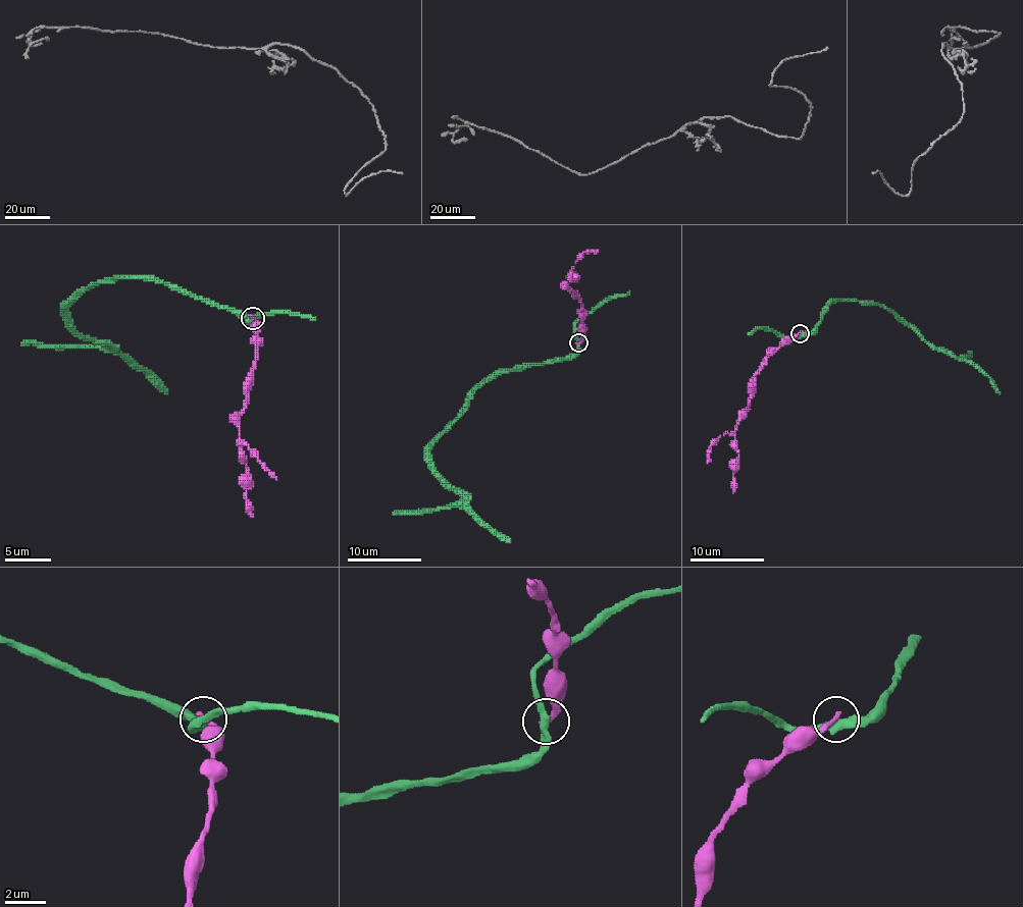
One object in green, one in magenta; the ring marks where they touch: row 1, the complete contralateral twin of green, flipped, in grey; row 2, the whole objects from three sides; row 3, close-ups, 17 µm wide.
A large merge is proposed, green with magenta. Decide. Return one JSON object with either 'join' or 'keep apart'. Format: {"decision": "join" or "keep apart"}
{"decision": "keep apart"}

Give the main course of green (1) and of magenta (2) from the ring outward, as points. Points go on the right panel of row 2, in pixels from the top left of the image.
1: (800, 332), (811, 331), (833, 301), (878, 303), (932, 345), (973, 363), (1000, 394)
2: (800, 332), (783, 341), (756, 375), (754, 396), (736, 426), (738, 467), (733, 474), (733, 493)

